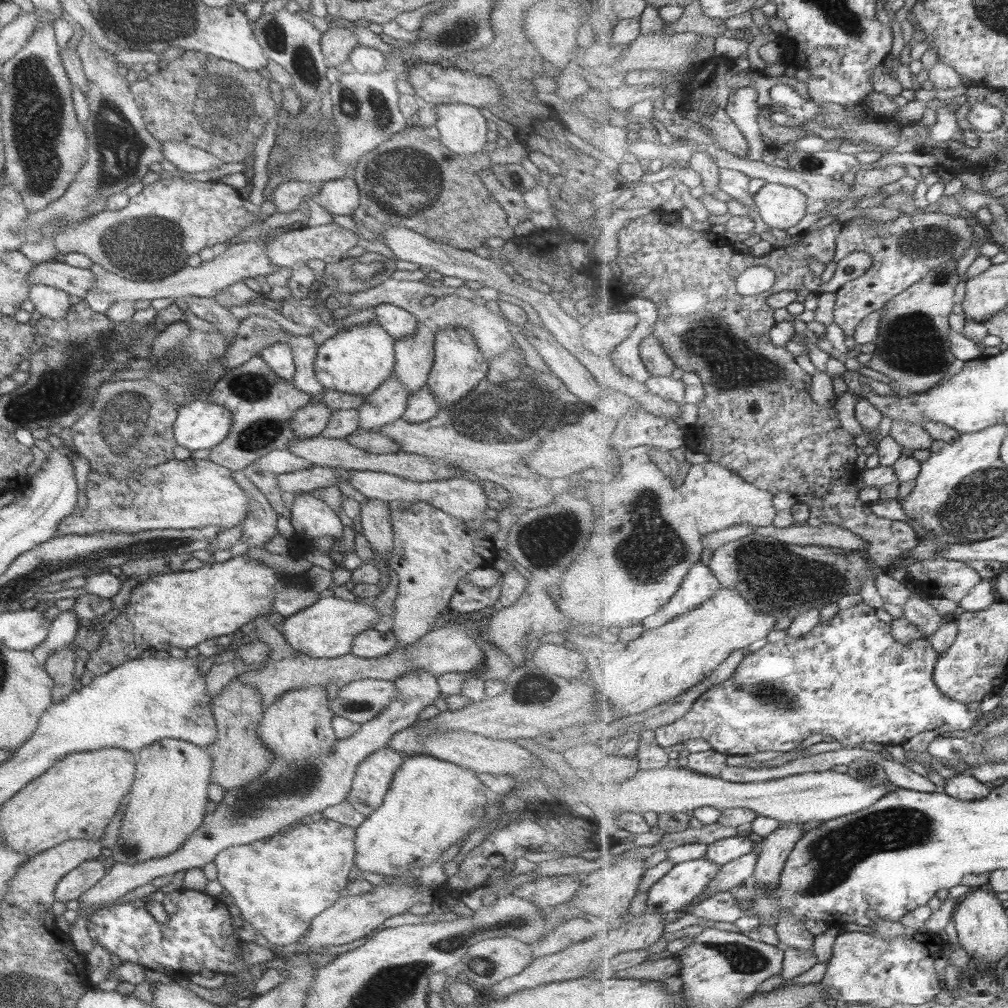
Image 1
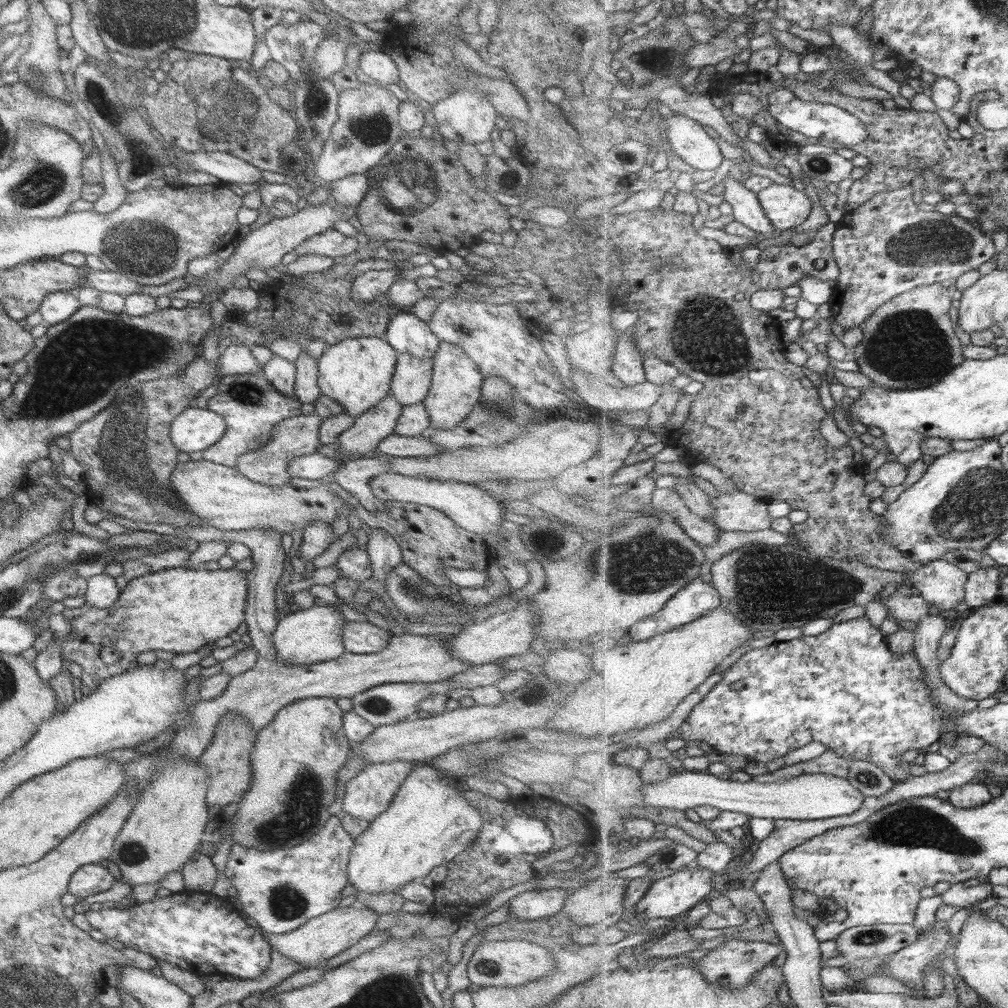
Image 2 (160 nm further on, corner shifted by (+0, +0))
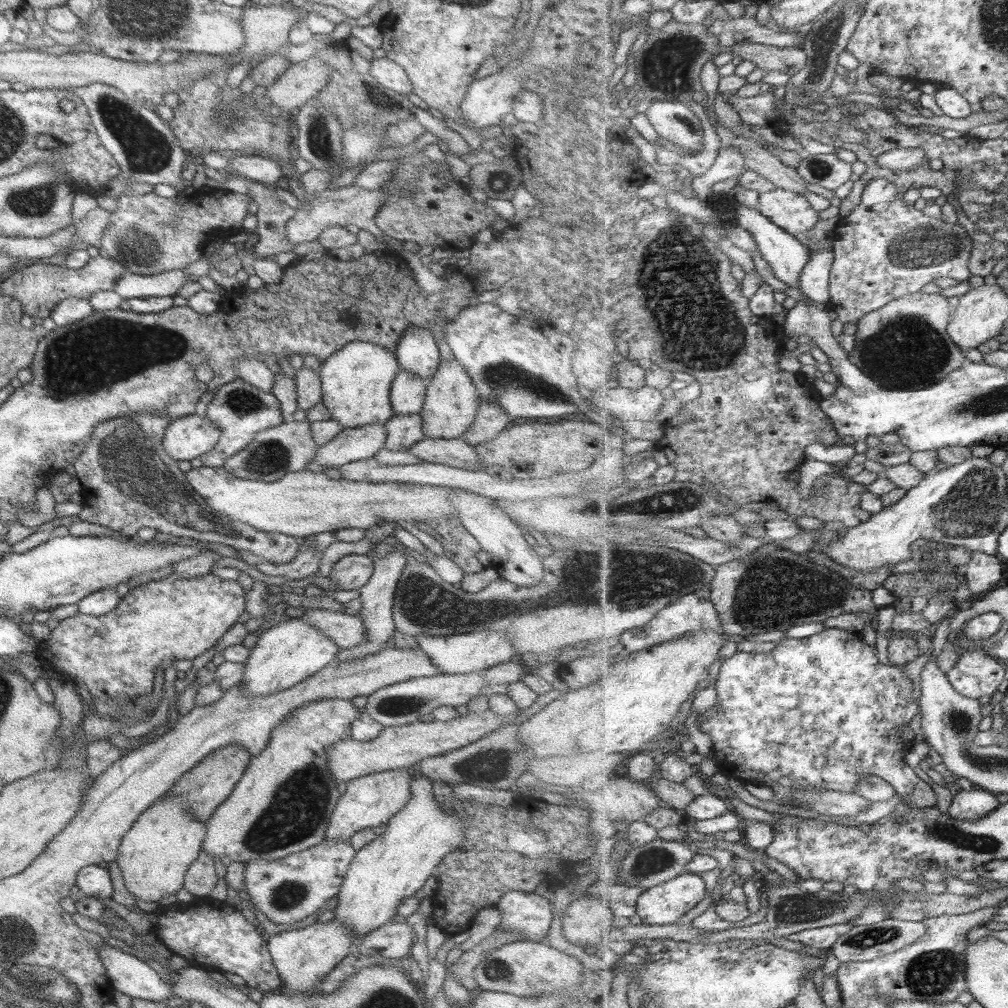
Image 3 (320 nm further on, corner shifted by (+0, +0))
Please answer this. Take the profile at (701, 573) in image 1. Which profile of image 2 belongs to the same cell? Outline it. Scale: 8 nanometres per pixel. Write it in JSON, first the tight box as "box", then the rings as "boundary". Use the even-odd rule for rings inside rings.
{"box":[622,578,722,642],"boundary":[[[699,578],[681,589],[661,612],[634,624],[622,638],[645,642],[659,634],[695,622],[720,606],[722,598],[719,591],[712,582],[705,583]]]}

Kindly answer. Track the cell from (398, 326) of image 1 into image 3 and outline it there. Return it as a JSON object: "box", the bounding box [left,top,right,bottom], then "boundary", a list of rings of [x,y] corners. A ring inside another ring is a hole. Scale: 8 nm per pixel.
{"box":[395,326,441,382],"boundary":[[[409,326],[395,346],[398,369],[429,382],[441,360],[432,335],[425,329]]]}

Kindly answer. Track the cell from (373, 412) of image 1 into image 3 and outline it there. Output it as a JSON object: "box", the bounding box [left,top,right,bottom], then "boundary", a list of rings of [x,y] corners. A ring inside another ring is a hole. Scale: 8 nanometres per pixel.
{"box":[312,424,385,468],"boundary":[[[366,424],[359,429],[343,429],[332,440],[319,446],[312,462],[322,468],[338,468],[343,464],[372,457],[385,442],[383,424]]]}

